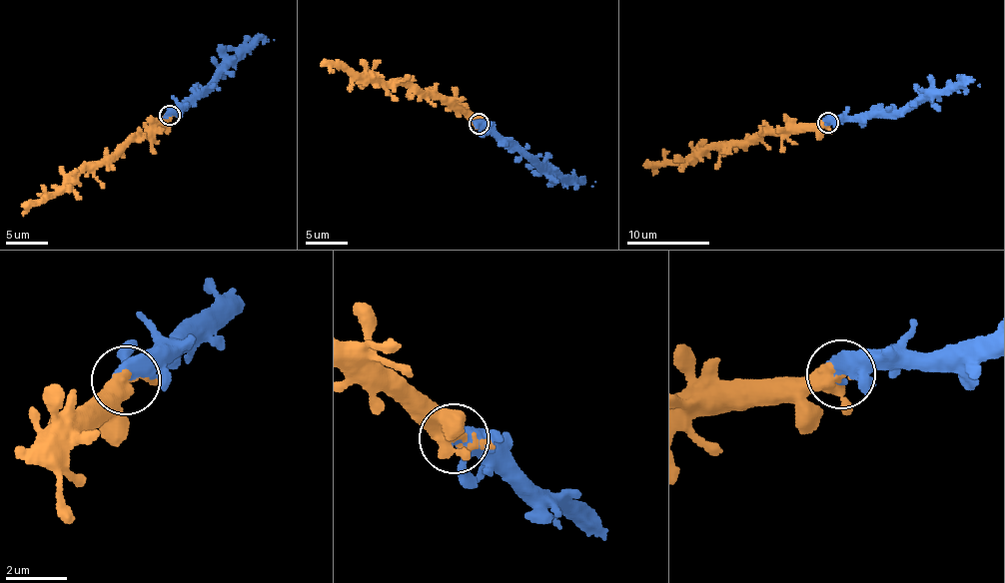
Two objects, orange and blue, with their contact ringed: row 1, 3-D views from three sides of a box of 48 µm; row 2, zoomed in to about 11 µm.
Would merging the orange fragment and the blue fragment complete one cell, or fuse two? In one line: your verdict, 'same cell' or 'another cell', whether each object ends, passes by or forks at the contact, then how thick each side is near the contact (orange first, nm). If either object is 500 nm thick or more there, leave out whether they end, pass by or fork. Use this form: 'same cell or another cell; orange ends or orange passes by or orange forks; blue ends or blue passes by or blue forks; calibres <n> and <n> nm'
same cell; orange forks; blue passes by; calibres 280 and 480 nm

